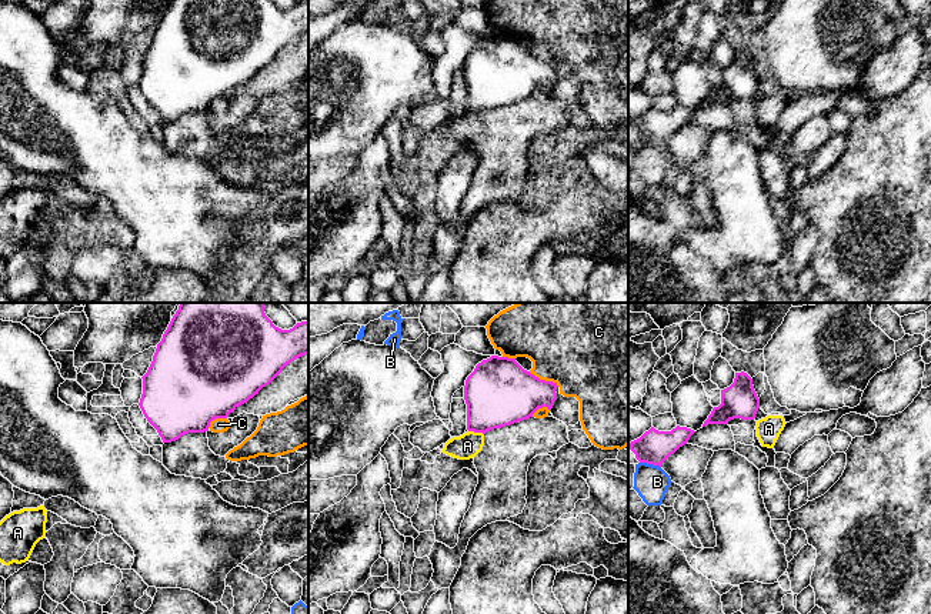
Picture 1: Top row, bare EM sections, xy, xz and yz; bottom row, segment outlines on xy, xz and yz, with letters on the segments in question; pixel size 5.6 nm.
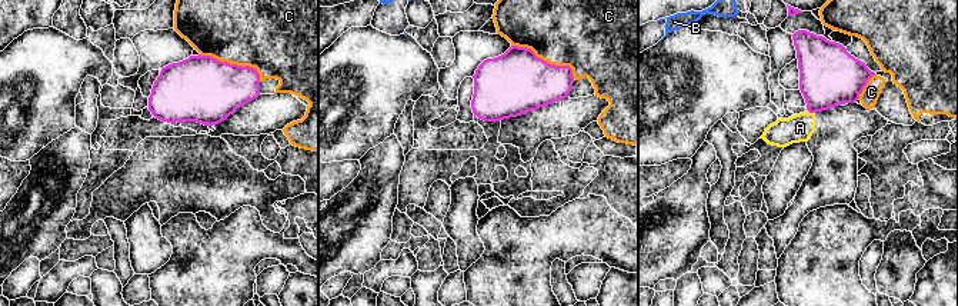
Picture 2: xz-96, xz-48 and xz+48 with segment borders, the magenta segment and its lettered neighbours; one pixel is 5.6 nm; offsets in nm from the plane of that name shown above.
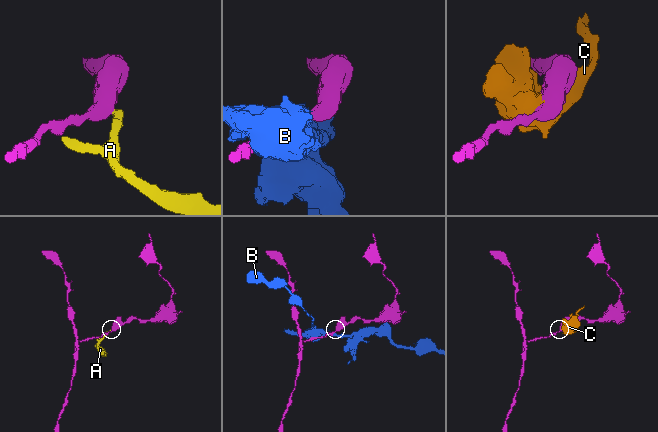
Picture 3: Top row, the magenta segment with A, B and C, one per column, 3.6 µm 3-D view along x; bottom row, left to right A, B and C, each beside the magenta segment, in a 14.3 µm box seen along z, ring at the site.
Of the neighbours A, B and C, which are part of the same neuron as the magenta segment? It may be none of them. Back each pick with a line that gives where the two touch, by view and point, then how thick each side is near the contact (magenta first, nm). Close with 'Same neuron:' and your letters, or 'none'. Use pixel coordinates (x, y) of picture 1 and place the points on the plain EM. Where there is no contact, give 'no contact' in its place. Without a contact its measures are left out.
Same neuron: none

